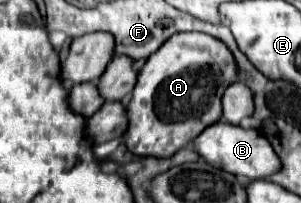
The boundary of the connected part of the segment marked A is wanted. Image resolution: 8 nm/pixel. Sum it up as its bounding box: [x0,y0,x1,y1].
[126,33,236,157]

